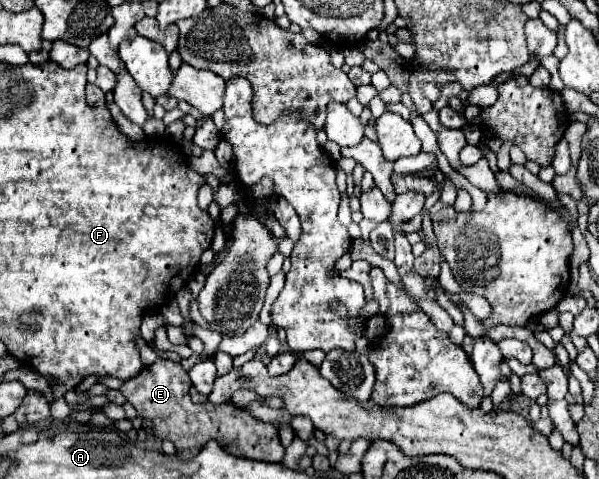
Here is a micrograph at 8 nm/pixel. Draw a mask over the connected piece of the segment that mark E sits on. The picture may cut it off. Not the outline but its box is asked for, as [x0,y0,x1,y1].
[120,358,284,462]

